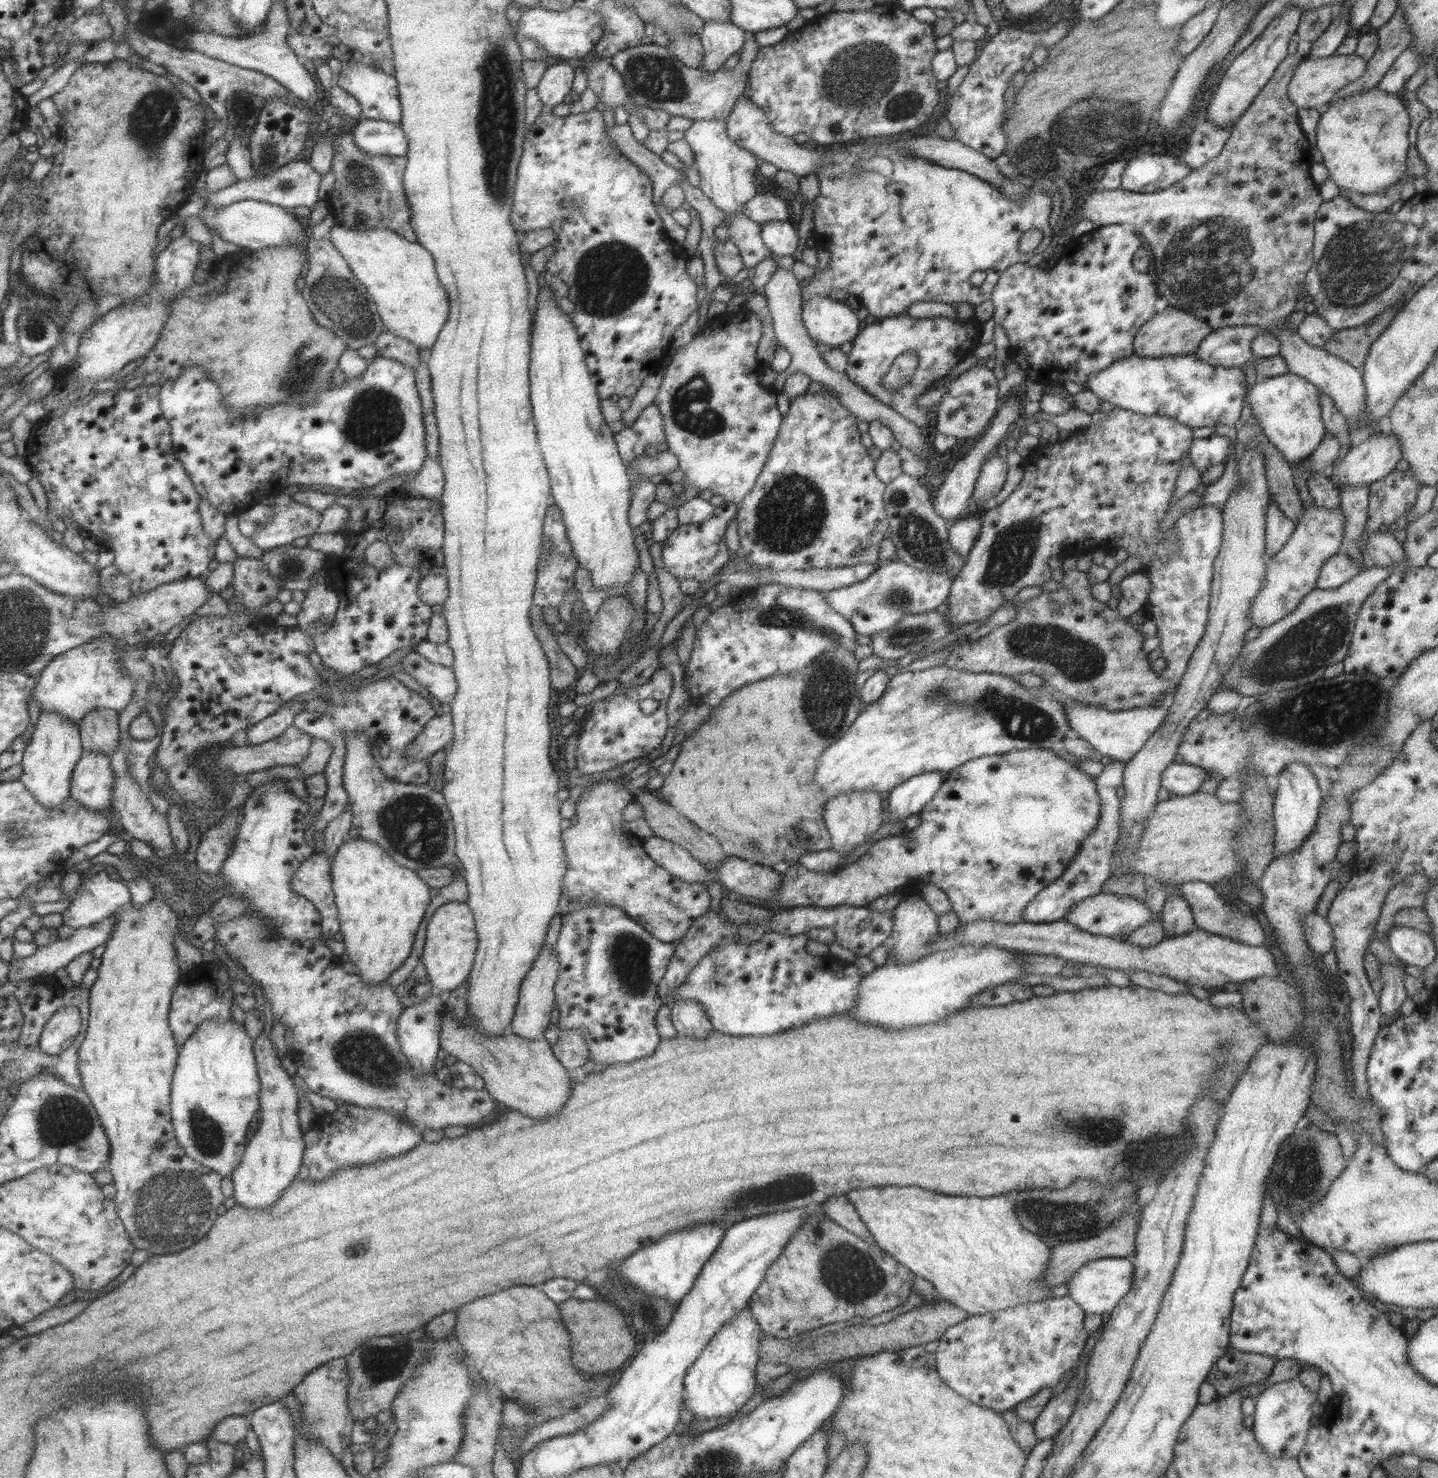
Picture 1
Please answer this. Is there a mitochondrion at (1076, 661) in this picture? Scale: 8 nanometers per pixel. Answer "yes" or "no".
yes

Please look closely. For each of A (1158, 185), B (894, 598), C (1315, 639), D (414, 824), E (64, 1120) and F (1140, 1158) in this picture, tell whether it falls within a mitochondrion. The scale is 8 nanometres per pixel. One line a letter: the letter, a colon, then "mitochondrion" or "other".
A: other
B: mitochondrion
C: mitochondrion
D: mitochondrion
E: mitochondrion
F: mitochondrion

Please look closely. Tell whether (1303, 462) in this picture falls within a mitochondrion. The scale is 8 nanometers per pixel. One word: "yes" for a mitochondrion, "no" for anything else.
no

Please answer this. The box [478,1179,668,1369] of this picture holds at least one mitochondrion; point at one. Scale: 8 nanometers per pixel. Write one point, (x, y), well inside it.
(646, 1310)

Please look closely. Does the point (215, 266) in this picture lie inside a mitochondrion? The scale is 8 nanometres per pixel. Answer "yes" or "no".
no

